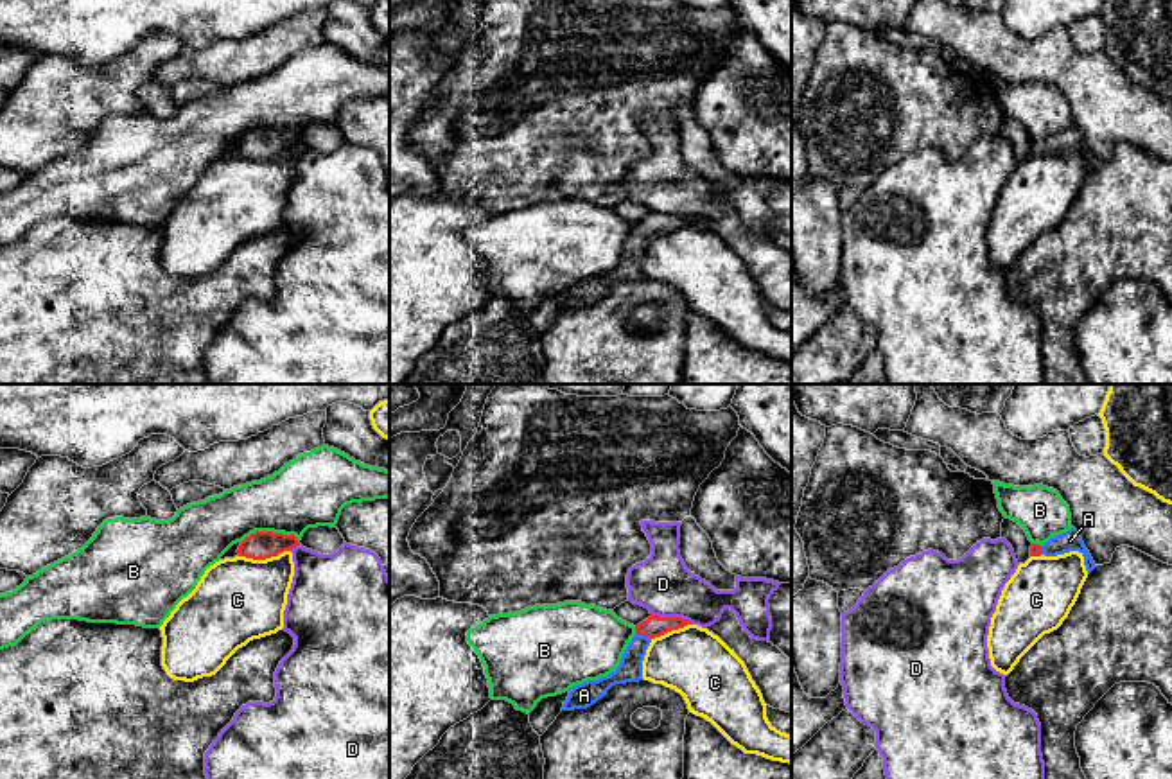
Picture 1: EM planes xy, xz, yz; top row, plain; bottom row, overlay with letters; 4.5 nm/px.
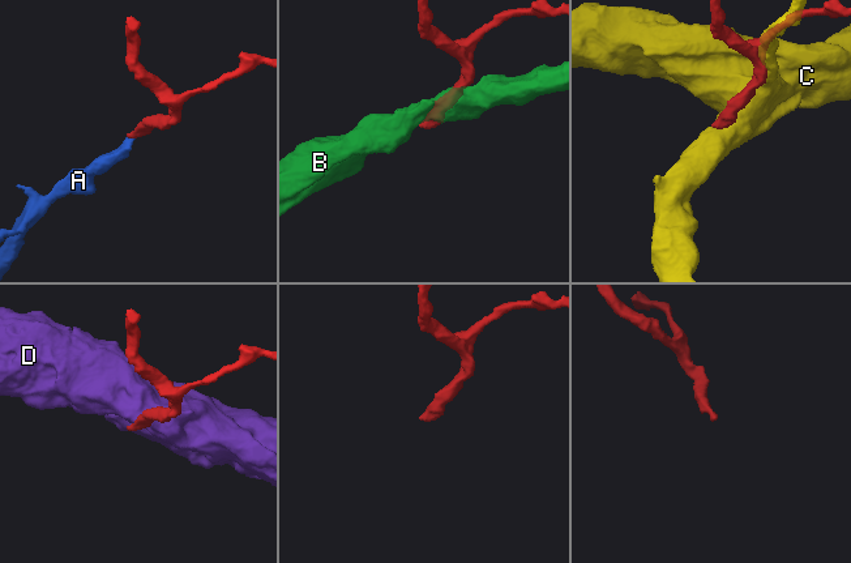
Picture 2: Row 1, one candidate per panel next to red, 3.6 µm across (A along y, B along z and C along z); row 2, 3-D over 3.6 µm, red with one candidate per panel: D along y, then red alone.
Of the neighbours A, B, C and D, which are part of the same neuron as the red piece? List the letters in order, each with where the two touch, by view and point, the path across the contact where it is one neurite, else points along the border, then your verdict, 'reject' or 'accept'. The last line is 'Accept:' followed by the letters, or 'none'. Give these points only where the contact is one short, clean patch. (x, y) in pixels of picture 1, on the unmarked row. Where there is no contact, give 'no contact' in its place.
A: contact xz (645, 232); way xz (654, 225), (645, 232), (636, 246), (630, 266); accept
B: contact xy (270, 130); reject
C: contact xy (264, 157); reject
D: contact xz (673, 216); reject
Accept: A

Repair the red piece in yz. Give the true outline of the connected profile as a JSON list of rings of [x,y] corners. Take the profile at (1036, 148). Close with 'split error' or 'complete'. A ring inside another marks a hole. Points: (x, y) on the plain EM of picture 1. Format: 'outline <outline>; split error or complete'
outline [[[1070,126],[1066,131],[1052,135],[1043,144],[1039,142],[1030,144],[1030,154],[1041,154],[1041,153],[1057,154],[1070,149],[1079,149],[1084,154],[1084,163],[1088,172],[1097,165],[1075,126]]]; split error

